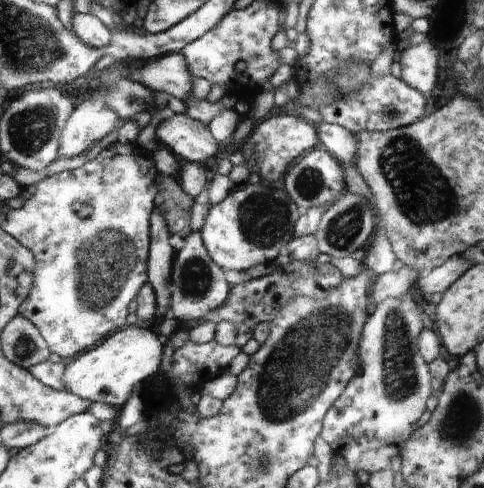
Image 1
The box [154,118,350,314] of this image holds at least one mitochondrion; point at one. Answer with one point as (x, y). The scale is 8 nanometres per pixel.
(264, 219)

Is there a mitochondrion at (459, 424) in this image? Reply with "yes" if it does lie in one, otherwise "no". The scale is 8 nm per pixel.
yes

